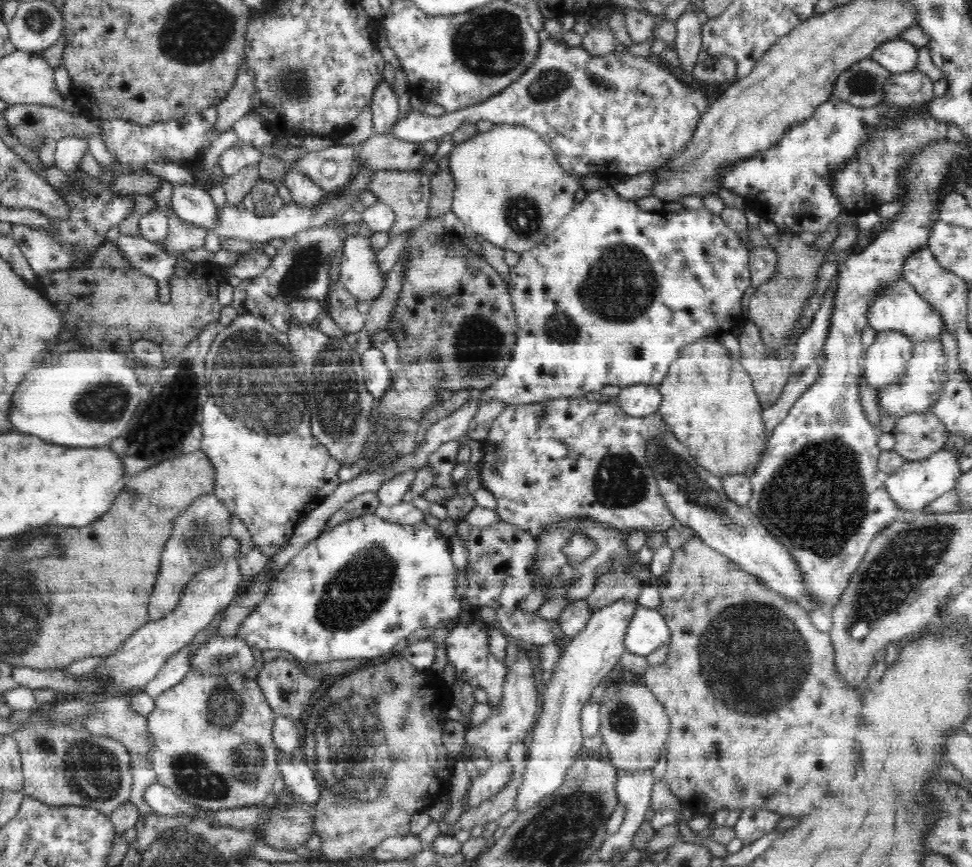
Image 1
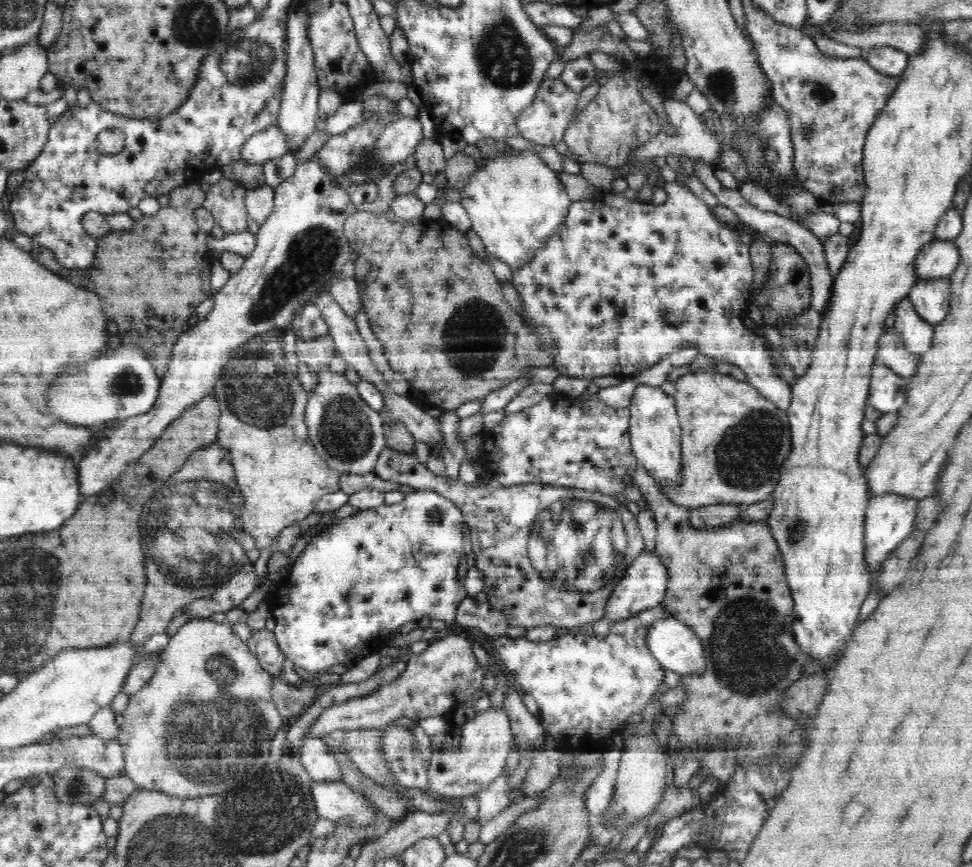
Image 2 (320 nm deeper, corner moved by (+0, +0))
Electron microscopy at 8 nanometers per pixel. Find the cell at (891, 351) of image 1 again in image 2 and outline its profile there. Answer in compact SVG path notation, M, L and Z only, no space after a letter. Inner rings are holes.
M874 365L870 373L868 404L882 413L897 411L907 399L909 380L886 365Z

